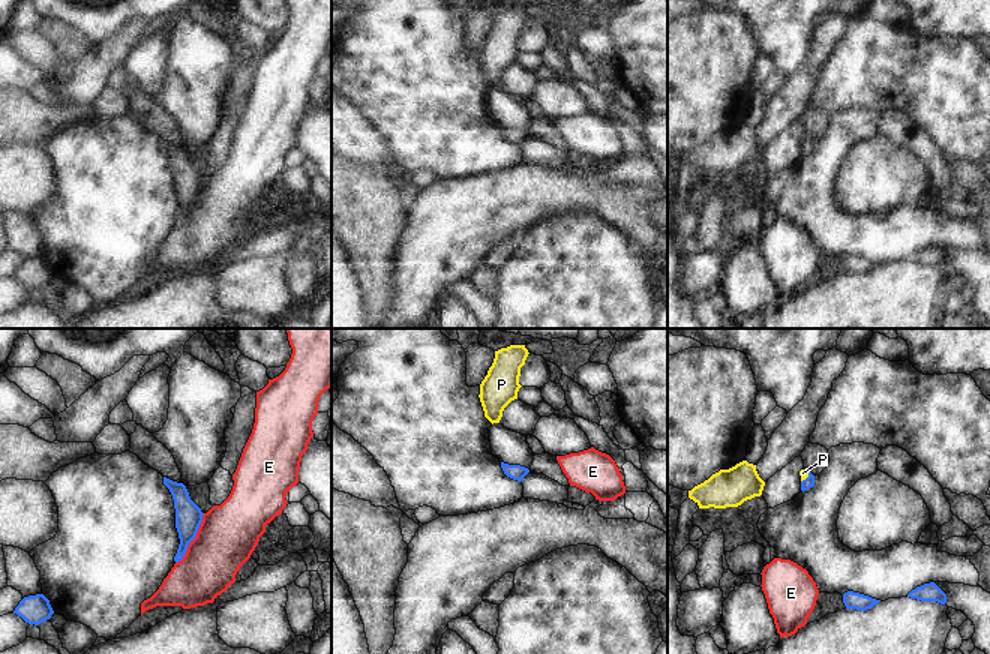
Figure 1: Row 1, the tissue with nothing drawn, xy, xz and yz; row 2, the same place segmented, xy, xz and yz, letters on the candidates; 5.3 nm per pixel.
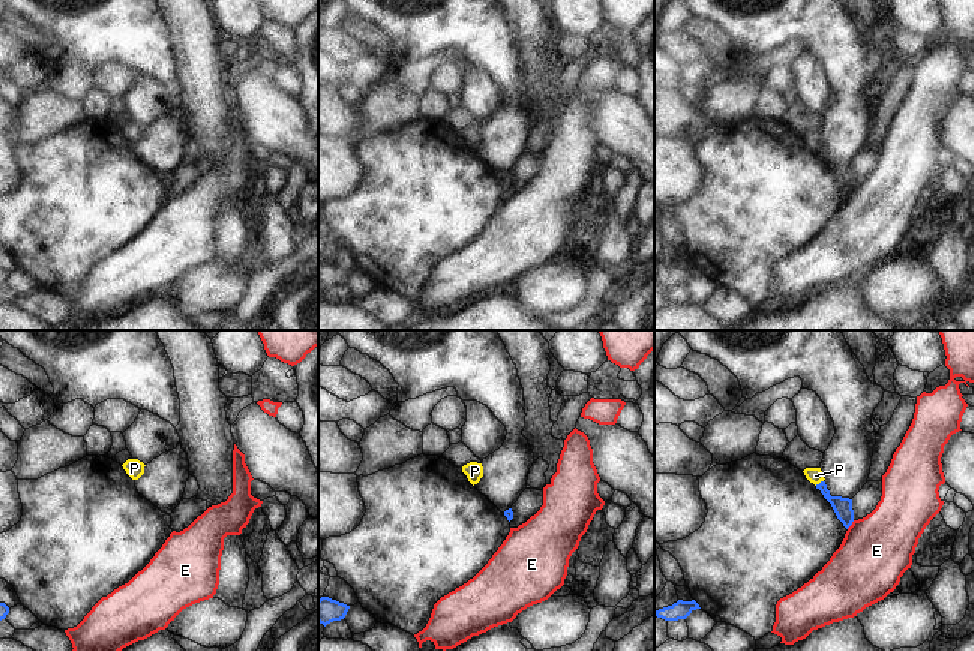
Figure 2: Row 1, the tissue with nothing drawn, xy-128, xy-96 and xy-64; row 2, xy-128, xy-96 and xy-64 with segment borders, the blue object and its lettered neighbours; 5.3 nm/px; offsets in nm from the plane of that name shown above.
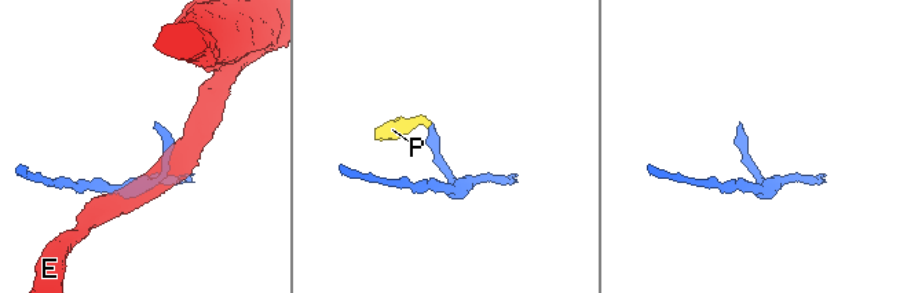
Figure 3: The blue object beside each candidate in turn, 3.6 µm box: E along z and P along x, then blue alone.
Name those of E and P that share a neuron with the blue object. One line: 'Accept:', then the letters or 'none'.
Accept: P

